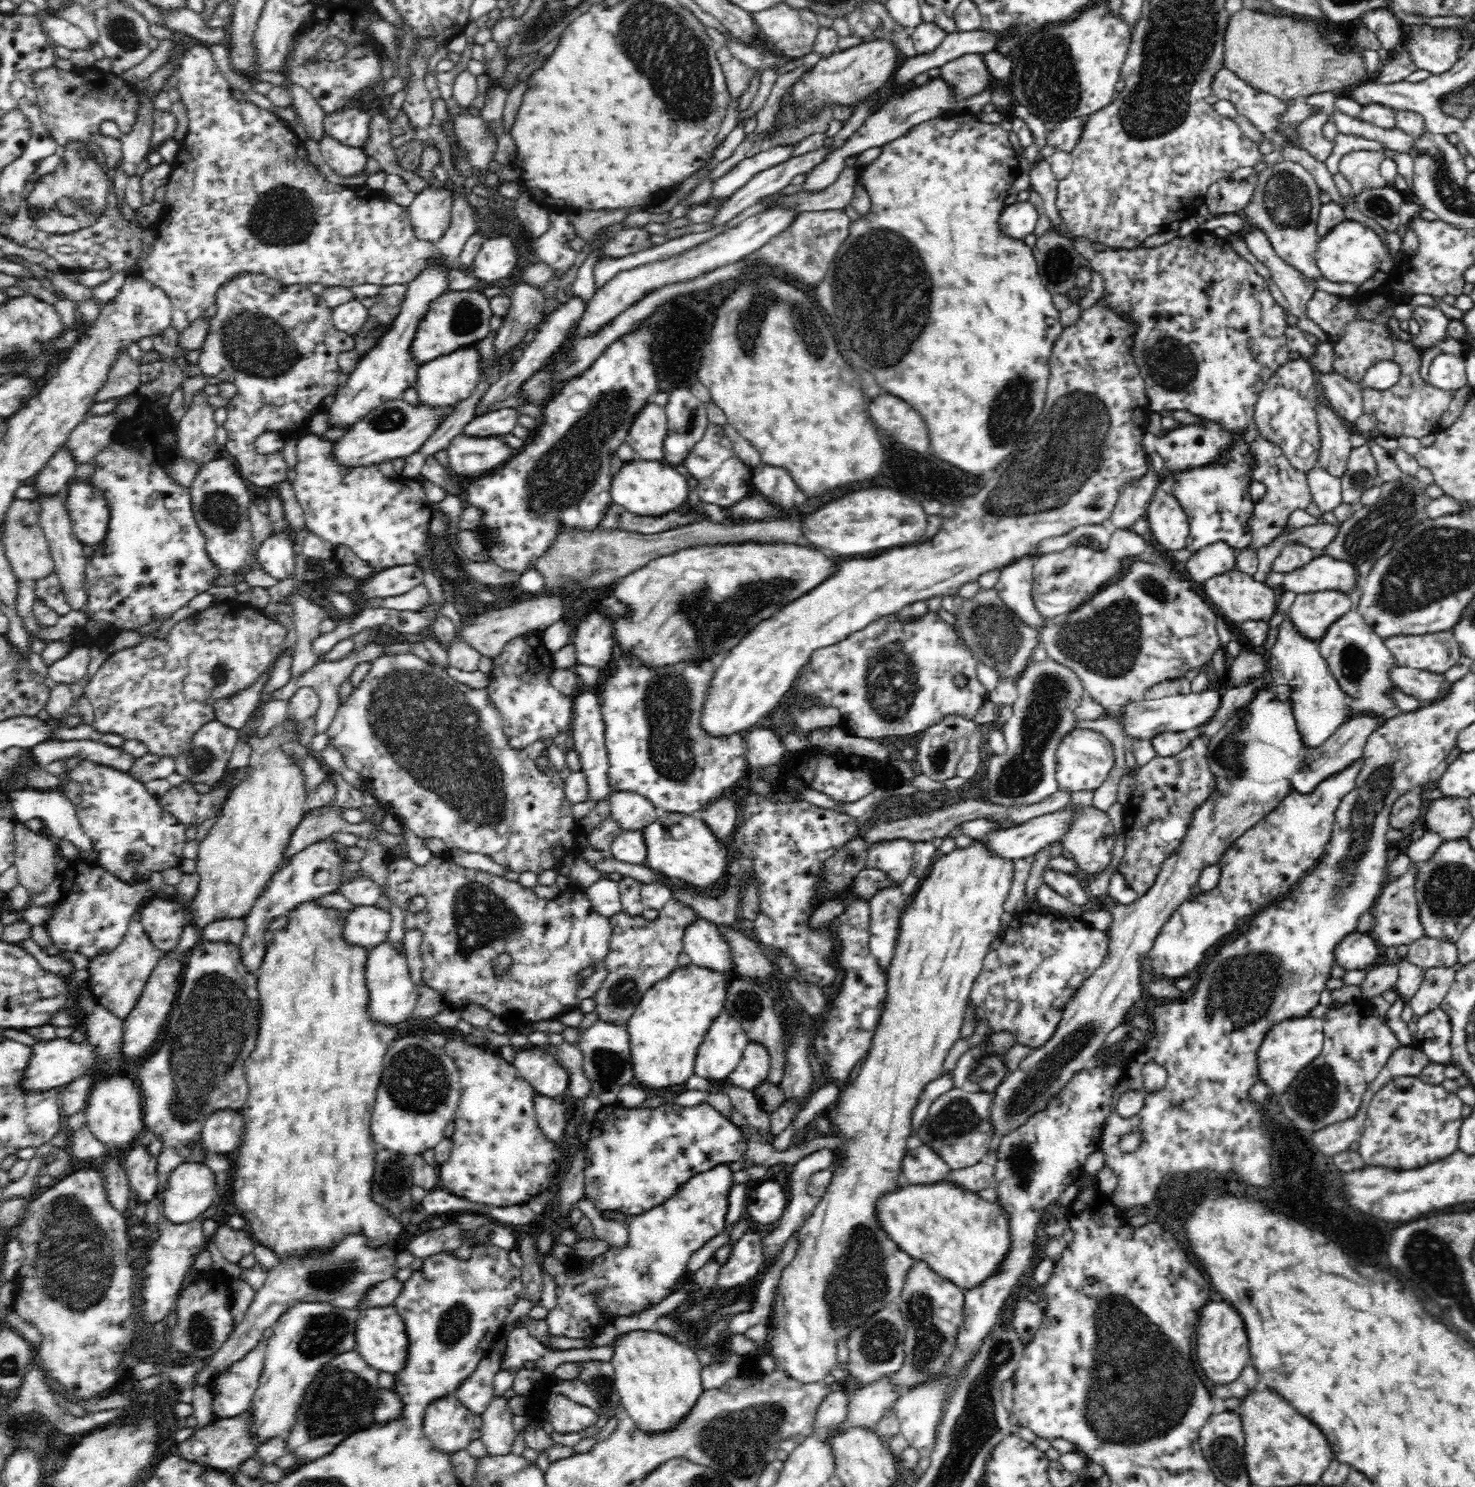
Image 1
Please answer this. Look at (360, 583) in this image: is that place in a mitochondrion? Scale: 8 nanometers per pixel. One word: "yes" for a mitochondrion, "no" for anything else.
no

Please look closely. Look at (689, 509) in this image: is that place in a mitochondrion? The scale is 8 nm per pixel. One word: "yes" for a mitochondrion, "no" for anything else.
no

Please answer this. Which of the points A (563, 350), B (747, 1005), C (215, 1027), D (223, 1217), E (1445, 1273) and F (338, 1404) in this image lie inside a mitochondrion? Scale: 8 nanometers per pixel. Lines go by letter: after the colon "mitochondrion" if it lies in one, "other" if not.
A: other
B: mitochondrion
C: mitochondrion
D: other
E: mitochondrion
F: mitochondrion

